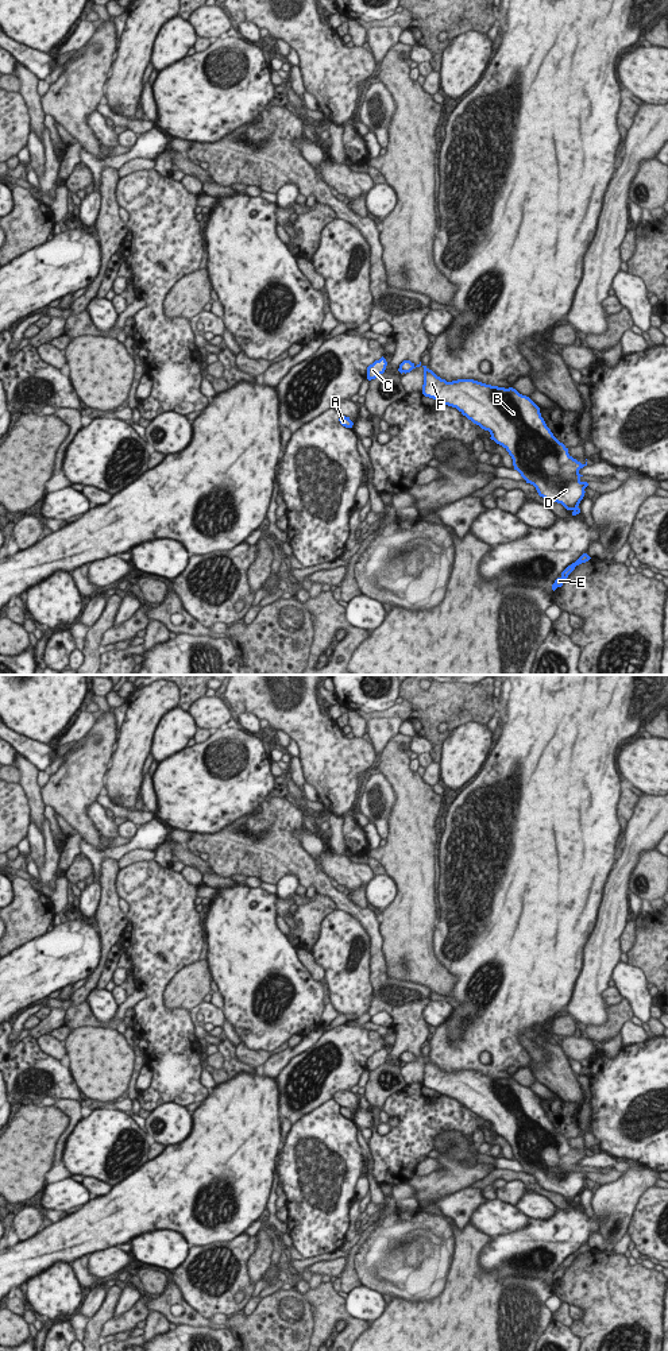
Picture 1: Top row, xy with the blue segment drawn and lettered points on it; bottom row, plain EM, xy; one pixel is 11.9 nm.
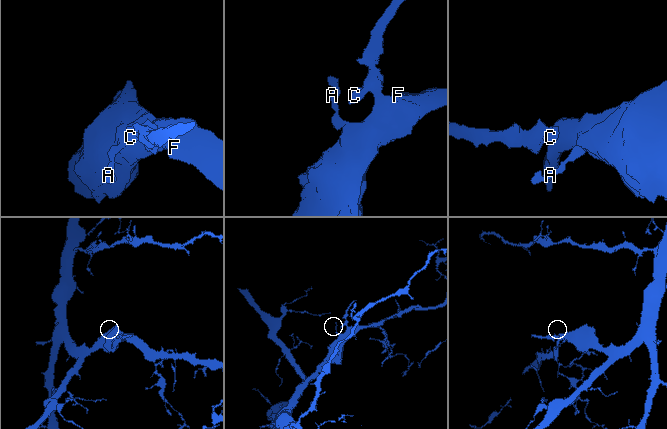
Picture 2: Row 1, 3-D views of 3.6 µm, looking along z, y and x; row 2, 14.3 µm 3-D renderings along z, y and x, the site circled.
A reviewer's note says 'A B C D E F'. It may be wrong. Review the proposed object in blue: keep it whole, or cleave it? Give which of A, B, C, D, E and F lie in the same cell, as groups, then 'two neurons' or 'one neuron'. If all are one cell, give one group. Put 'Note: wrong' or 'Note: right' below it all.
A B C D E F; one neuron
Note: right

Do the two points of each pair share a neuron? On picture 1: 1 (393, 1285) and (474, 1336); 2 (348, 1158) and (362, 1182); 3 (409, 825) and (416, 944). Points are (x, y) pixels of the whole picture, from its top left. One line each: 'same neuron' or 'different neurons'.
1: different neurons
2: different neurons
3: same neuron

